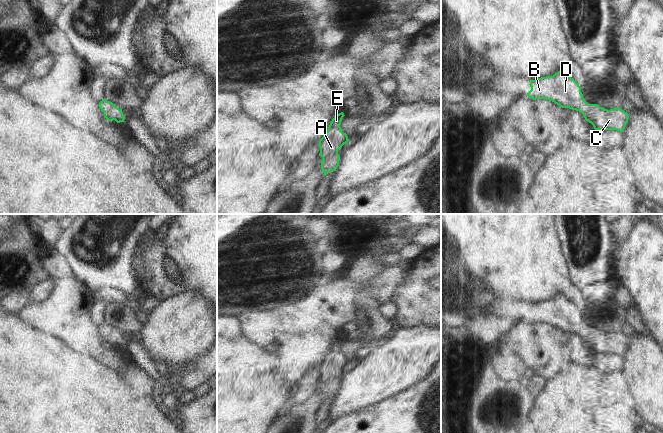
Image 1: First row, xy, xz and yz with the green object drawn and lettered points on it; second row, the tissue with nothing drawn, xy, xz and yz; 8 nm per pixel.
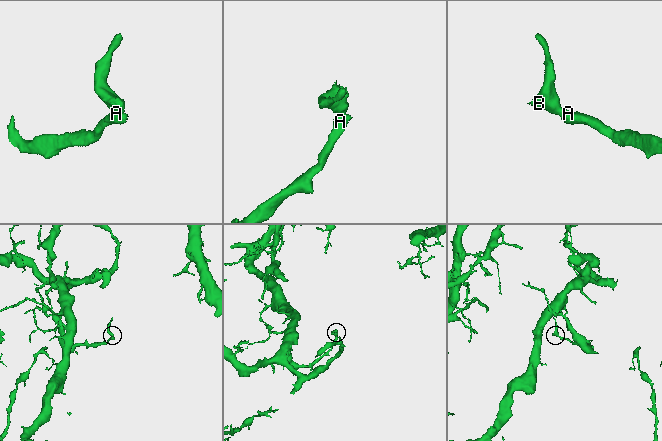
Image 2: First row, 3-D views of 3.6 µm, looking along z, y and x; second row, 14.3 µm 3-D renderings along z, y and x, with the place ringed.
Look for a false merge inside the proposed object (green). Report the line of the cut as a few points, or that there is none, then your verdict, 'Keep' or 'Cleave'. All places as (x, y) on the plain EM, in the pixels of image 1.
No split. Keep

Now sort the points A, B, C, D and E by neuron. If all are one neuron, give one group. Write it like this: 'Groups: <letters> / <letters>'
Groups: A B C D E

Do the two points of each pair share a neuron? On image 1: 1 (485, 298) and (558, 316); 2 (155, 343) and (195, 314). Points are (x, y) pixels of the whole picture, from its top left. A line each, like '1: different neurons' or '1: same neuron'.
1: different neurons
2: same neuron

